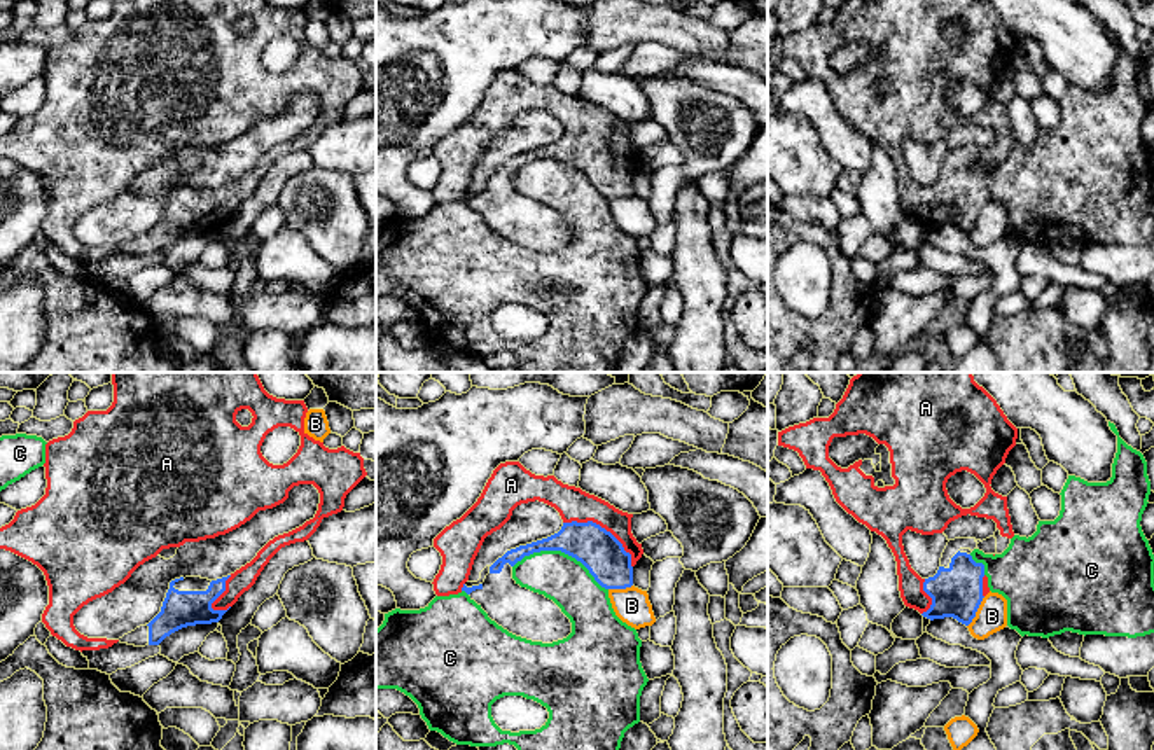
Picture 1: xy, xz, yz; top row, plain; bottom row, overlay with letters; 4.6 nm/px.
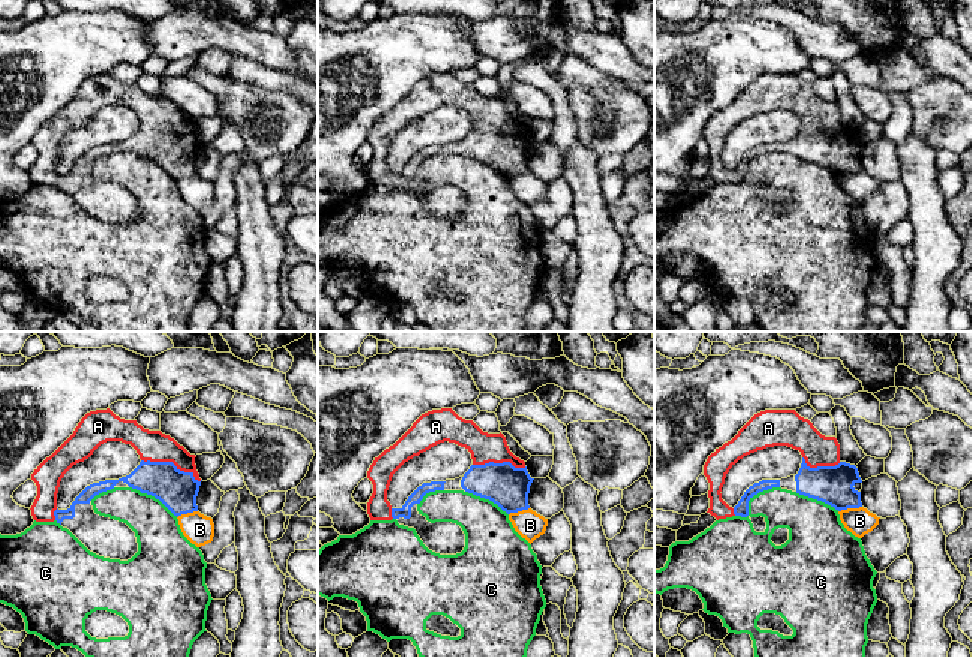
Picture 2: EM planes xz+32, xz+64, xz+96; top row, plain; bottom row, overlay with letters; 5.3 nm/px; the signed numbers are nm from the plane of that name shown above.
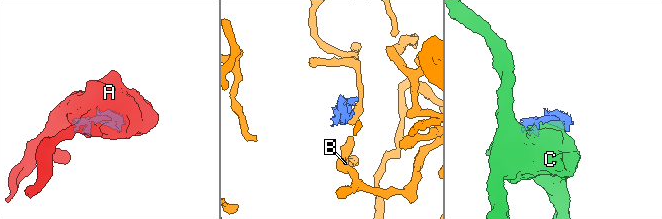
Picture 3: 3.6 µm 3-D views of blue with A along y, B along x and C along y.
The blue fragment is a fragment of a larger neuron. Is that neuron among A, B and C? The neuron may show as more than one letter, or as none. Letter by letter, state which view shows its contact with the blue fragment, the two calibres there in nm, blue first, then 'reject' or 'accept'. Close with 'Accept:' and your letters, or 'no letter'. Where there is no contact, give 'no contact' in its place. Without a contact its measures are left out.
A: contact in xz; calibres 190 and 150 nm; accept
B: contact in yz; calibres 240 and 140 nm; reject
C: contact in xz; calibres 190 and 220 nm; reject
Accept: A

